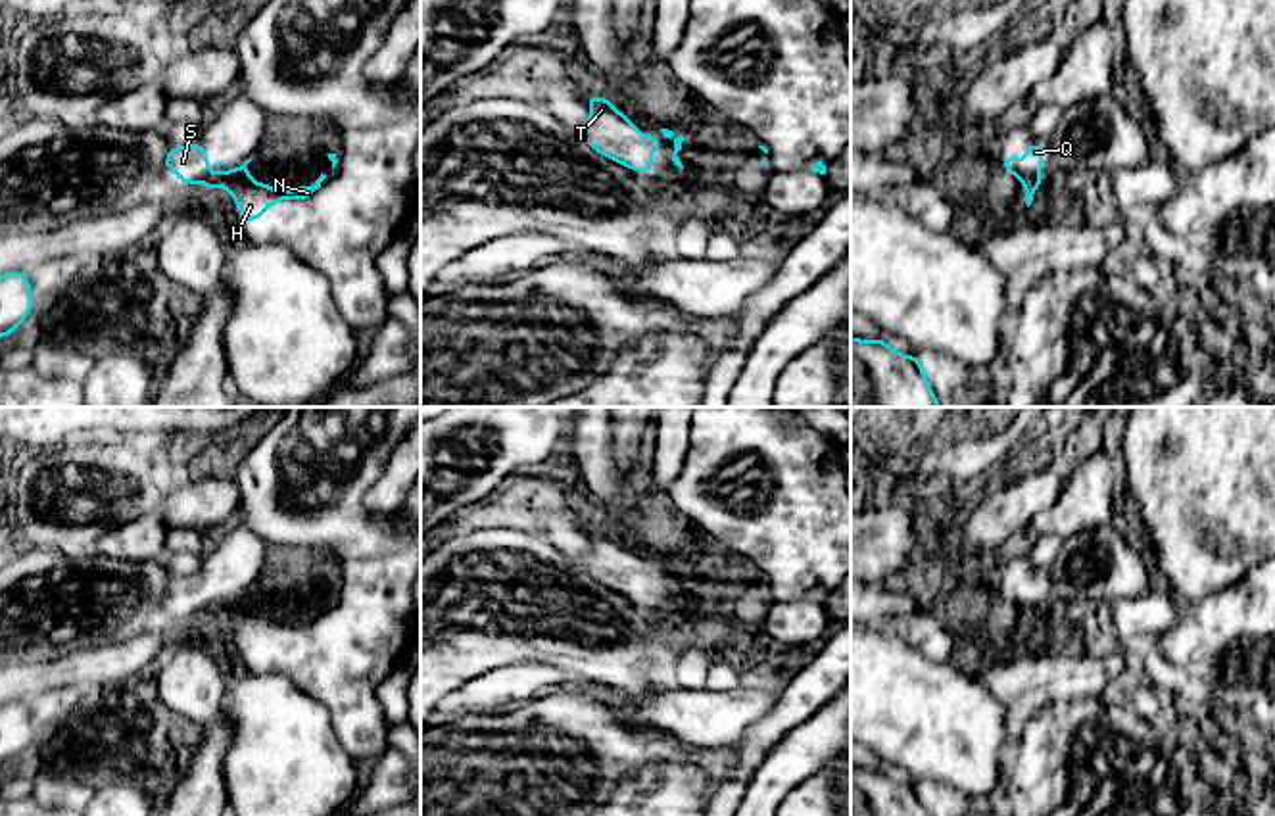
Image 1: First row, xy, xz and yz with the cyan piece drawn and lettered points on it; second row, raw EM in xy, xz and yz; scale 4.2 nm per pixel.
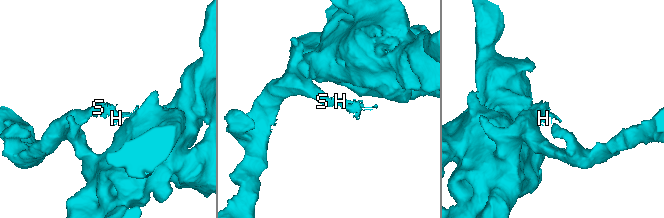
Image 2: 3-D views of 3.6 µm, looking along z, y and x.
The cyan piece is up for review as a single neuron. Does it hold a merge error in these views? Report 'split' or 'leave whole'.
leave whole

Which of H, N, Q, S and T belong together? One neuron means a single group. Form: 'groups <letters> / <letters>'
groups H N Q S T

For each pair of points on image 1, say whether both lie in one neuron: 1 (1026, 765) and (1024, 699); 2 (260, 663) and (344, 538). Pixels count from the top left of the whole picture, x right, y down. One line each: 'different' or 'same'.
1: different
2: same

